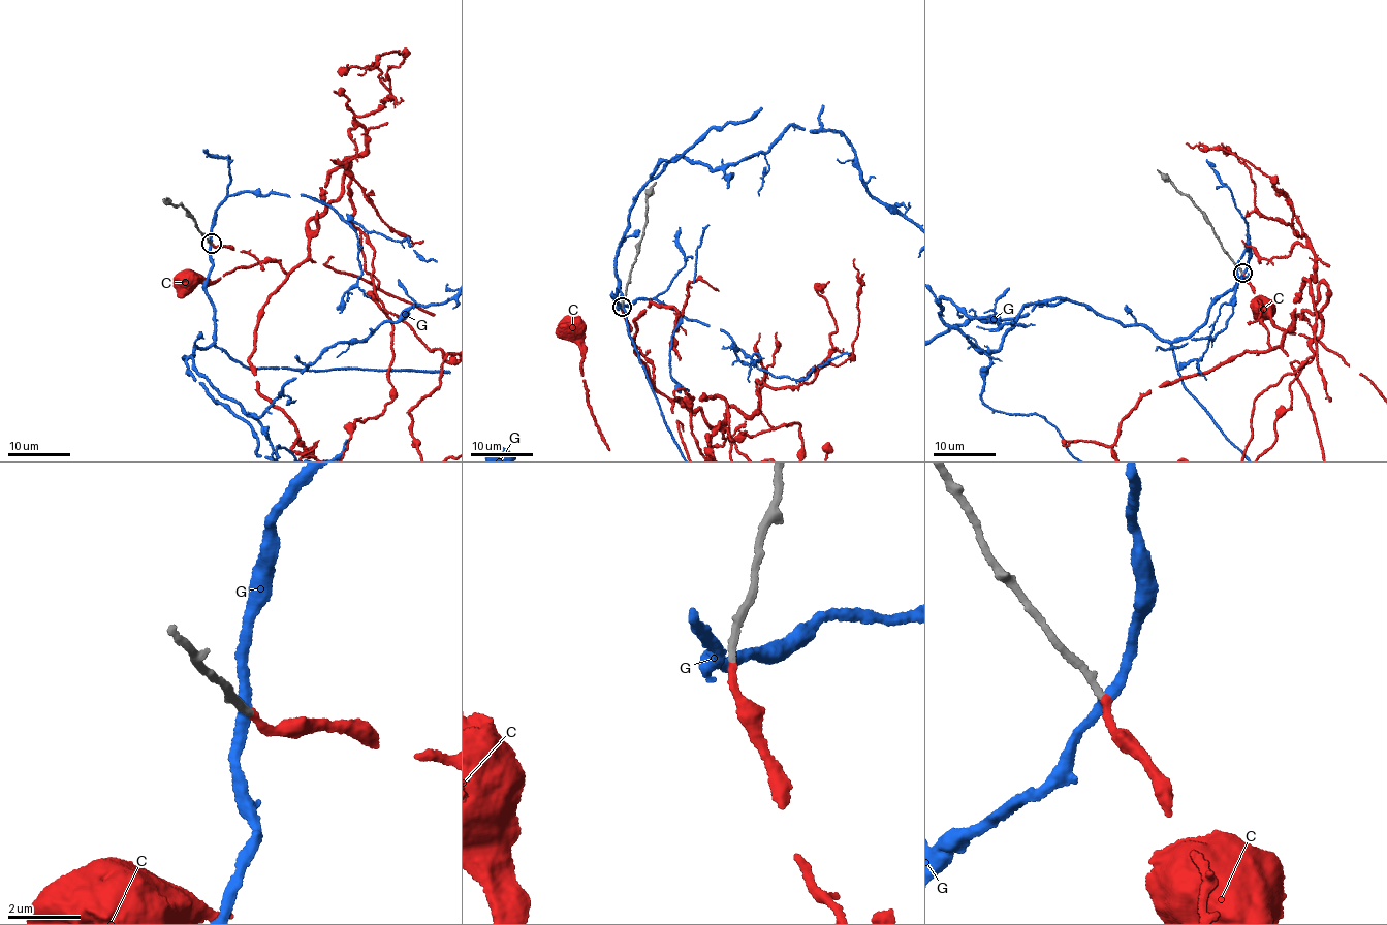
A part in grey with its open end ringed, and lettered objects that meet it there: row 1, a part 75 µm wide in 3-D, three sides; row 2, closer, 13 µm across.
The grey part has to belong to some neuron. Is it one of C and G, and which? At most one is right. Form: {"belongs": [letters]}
{"belongs": ["C"]}

